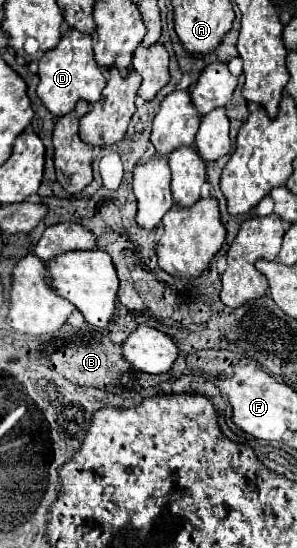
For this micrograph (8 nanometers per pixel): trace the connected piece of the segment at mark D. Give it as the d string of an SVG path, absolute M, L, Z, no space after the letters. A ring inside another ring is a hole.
M68 30L58 48L54 48L52 52L46 52L40 60L40 68L38 68L38 96L42 100L42 104L46 106L48 112L52 112L56 118L66 116L68 112L72 112L72 108L76 106L78 100L86 100L88 104L96 104L102 98L102 90L106 86L106 78L104 72L100 68L96 68L96 60L94 60L94 52L92 52L92 38L76 32L76 30Z

